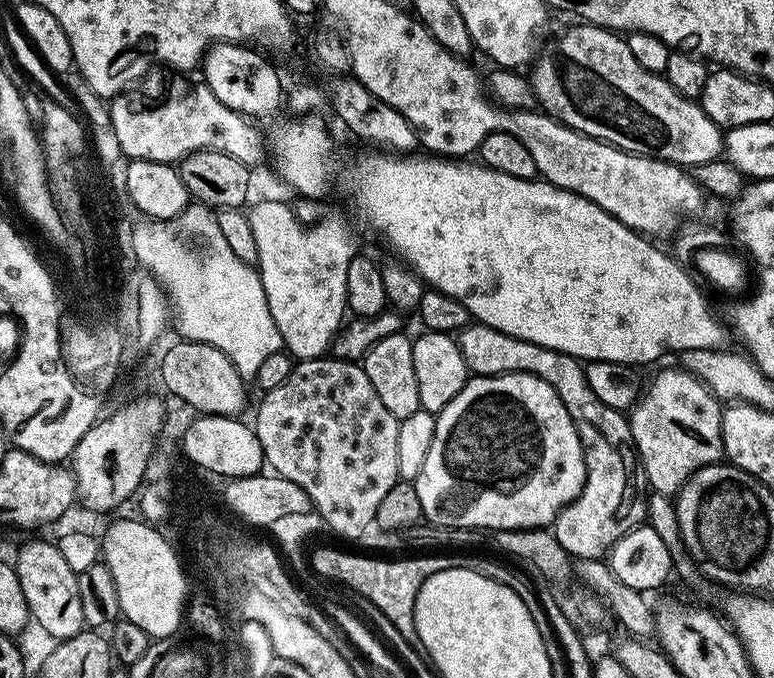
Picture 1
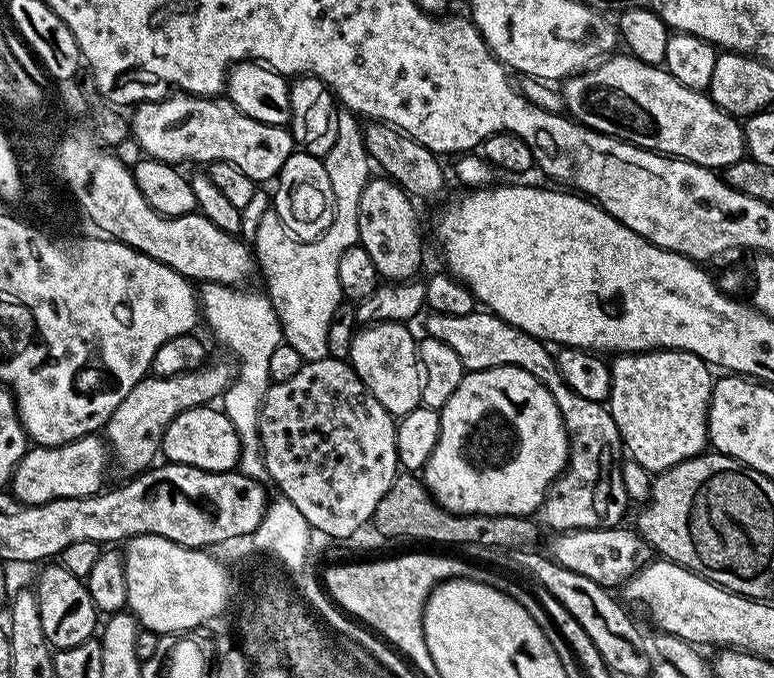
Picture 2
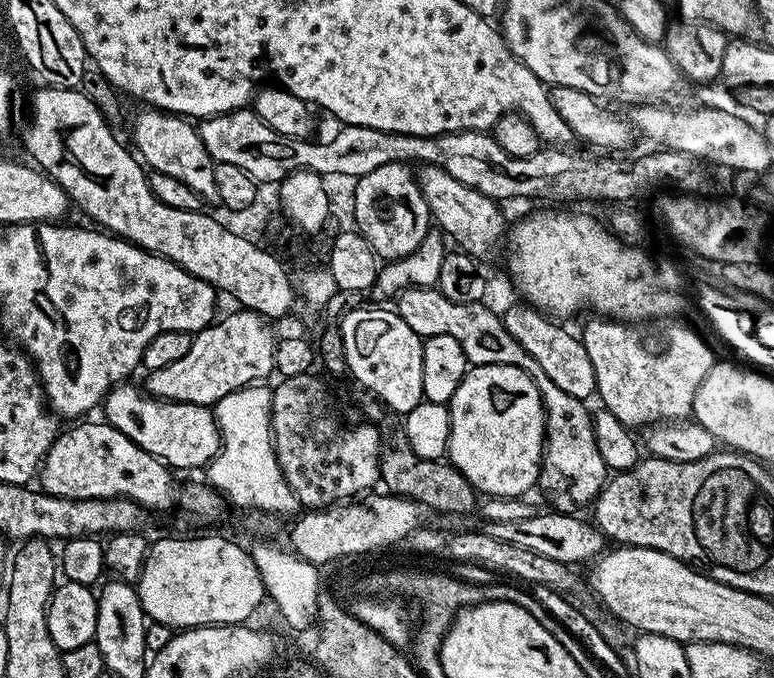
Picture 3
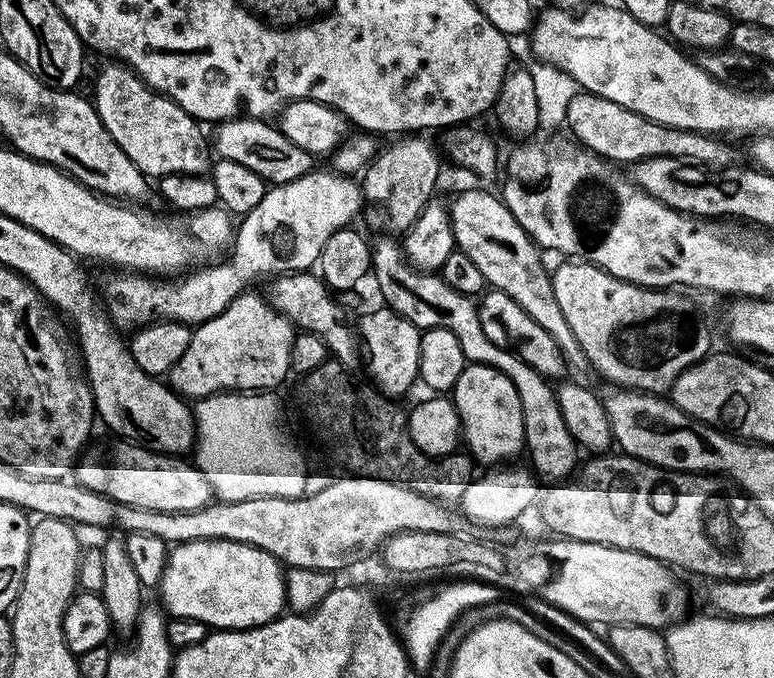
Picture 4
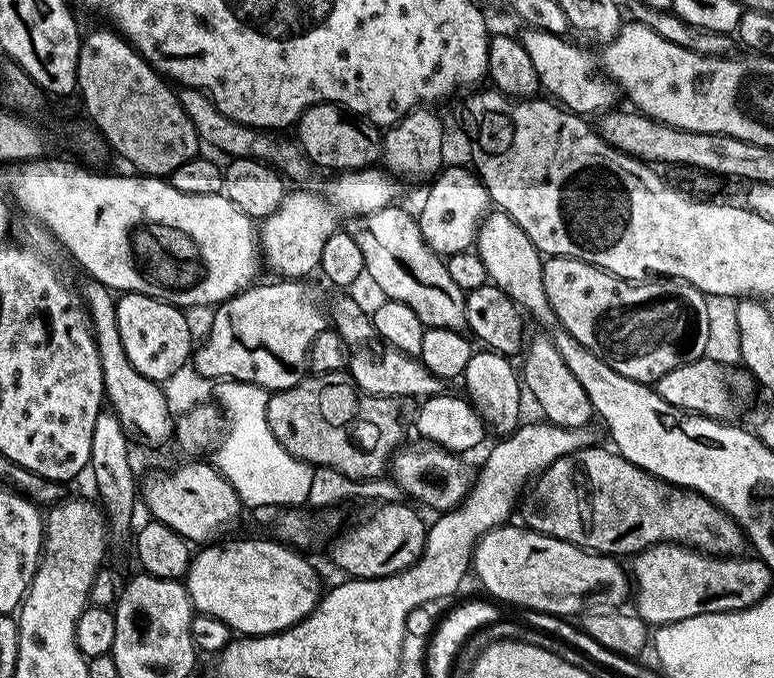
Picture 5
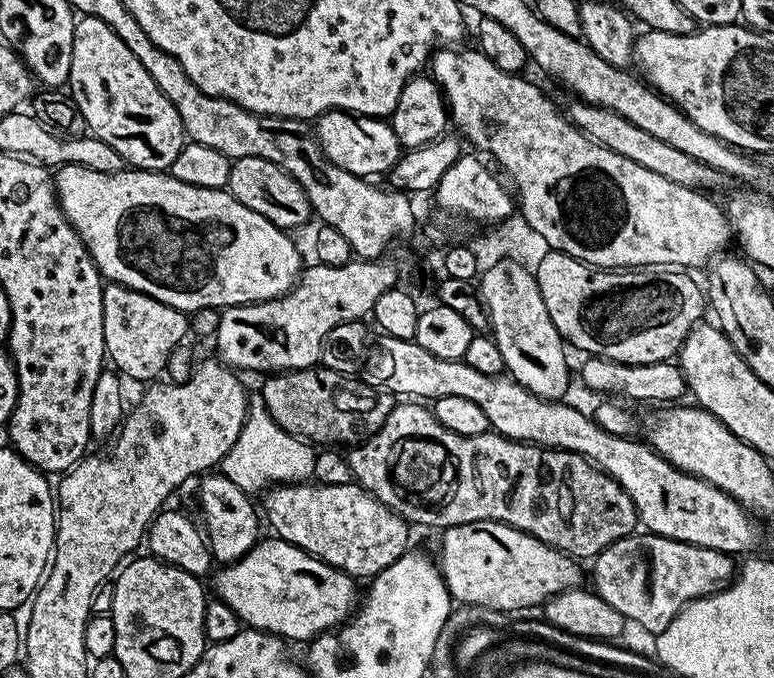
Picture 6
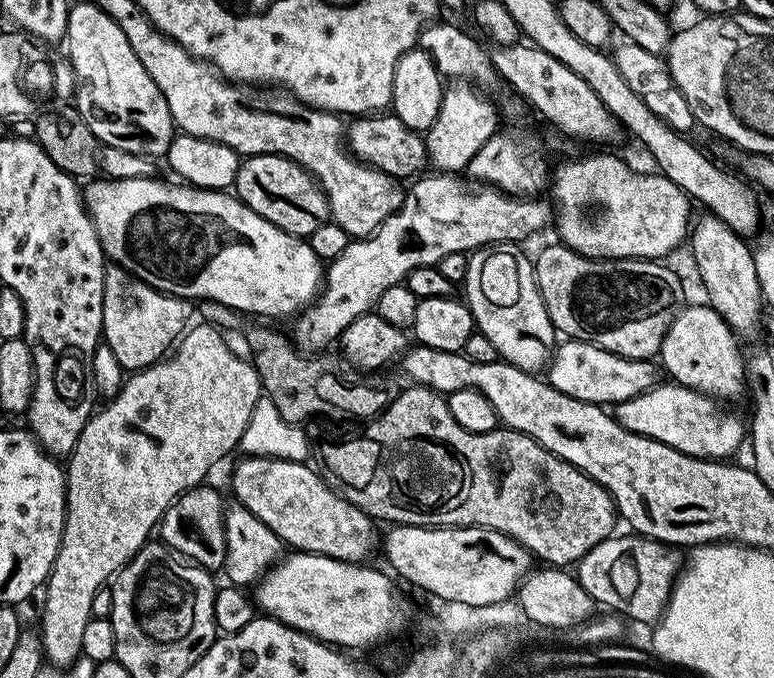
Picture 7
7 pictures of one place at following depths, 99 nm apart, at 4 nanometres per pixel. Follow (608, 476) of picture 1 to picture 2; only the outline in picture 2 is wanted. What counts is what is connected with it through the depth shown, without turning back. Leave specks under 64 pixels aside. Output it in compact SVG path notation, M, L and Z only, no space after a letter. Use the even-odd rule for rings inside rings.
M477 310L465 316L447 316L446 314L429 315L427 335L438 342L446 342L458 354L458 358L464 363L468 372L481 372L487 368L501 368L502 366L514 366L534 374L550 390L554 402L564 419L564 428L568 432L568 466L560 473L560 477L548 488L544 496L542 513L543 523L552 527L553 533L573 532L579 528L614 528L621 523L624 511L630 507L630 501L626 494L626 486L622 482L622 445L618 426L614 422L611 412L601 401L587 400L582 394L574 394L570 386L562 378L562 374L556 365L556 357L550 351L549 345L543 340L534 338L517 328L511 328L502 318L492 315L487 310Z

